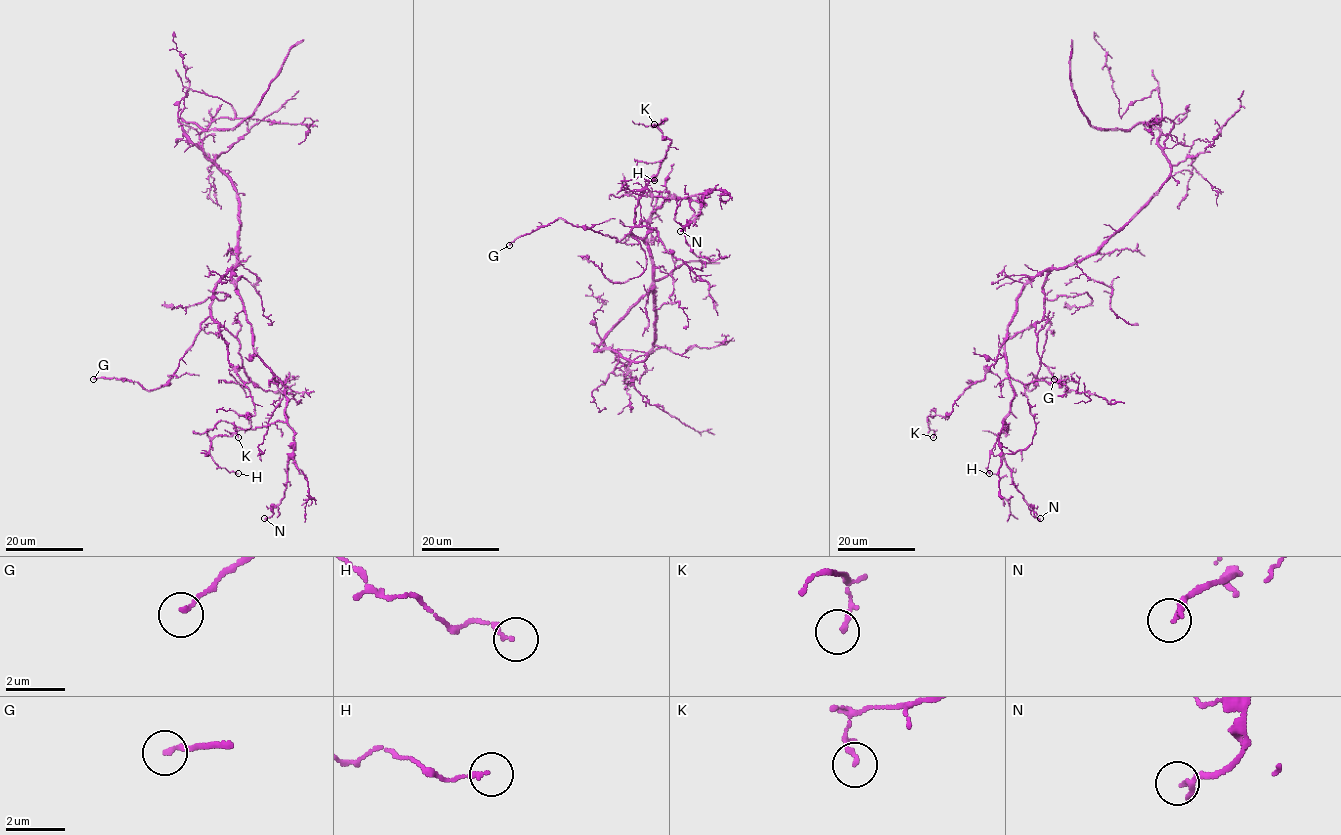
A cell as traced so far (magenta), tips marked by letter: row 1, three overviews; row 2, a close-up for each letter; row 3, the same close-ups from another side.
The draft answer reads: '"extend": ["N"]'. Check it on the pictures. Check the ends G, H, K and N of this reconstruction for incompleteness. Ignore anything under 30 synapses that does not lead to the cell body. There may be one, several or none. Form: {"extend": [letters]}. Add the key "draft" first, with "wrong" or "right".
{"draft": "wrong", "extend": []}

